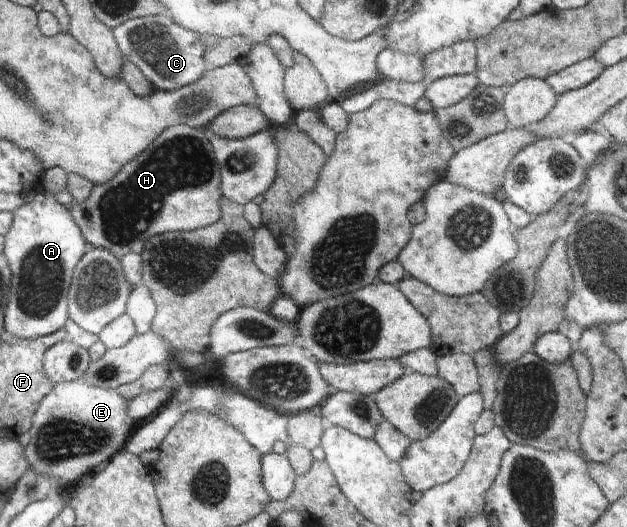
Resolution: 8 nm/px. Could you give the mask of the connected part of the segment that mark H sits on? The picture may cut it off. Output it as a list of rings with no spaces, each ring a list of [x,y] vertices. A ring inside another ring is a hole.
[[[175,125],[165,129],[136,159],[124,167],[109,182],[95,186],[87,200],[73,204],[70,210],[89,247],[104,248],[119,258],[127,253],[140,254],[151,236],[165,232],[185,232],[215,224],[222,215],[221,173],[204,128]]]

